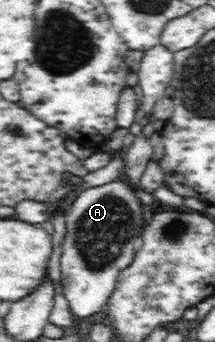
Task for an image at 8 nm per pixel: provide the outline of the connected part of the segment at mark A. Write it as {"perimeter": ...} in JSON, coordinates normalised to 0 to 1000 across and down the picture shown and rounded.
{"perimeter":[[[572,512],[488,541],[456,547],[423,541],[358,573],[330,611],[302,626],[307,681],[302,702],[284,711],[293,857],[353,933],[409,933],[507,886],[544,839],[544,810],[563,804],[572,787],[600,781],[628,740],[665,716],[656,675],[674,670],[674,632],[665,632],[665,594],[637,576],[633,553]]]}

